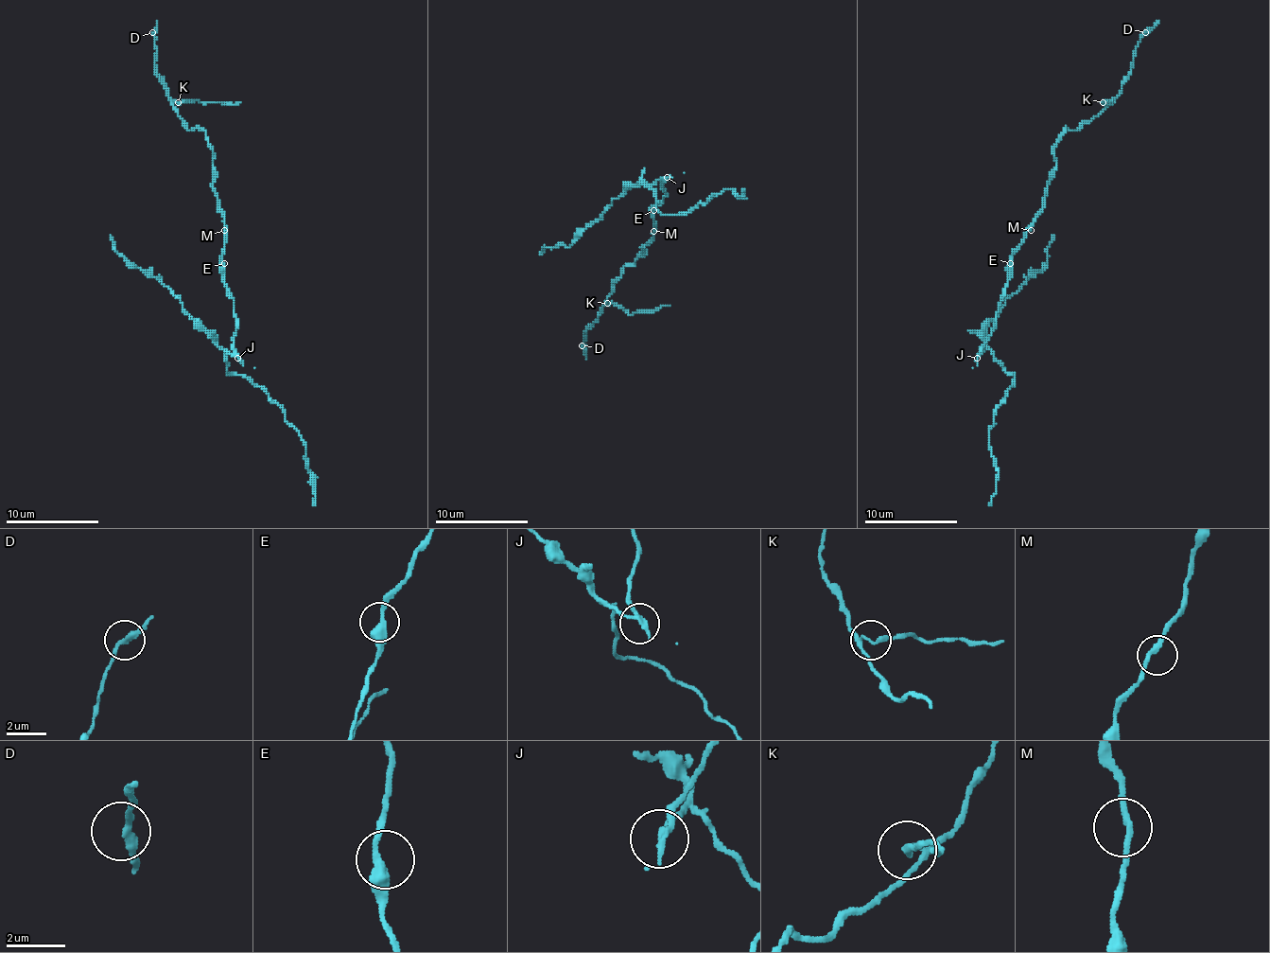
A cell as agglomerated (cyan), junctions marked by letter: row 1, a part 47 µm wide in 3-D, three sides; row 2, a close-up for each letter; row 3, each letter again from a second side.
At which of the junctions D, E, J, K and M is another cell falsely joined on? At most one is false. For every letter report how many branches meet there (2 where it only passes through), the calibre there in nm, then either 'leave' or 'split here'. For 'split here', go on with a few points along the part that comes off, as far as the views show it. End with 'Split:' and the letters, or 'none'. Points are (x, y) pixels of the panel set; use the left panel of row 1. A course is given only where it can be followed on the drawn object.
D: branches 2; calibre 240 nm; leave
E: branches 2; calibre 380 nm; leave
J: branches 2; calibre 200 nm; split here; course (238, 359), (222, 349), (227, 373), (245, 375), (257, 384), (283, 410), (299, 433), (305, 447), (313, 505)
K: branches 3; calibre 140 nm; leave
M: branches 2; calibre 200 nm; leave
Split: J

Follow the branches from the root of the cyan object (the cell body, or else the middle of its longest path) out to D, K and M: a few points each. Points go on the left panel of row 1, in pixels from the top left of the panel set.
D: (222, 268), (224, 214), (213, 186), (213, 147), (203, 131), (187, 128), (154, 70), (152, 32)
K: (222, 268), (224, 214), (217, 207), (213, 186), (213, 147), (203, 131), (187, 128), (178, 114), (178, 102)
M: (222, 268), (224, 230)

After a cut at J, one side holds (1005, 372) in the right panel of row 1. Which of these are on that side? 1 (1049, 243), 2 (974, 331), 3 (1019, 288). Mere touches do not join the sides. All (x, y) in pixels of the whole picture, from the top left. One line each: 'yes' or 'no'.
1: yes
2: yes
3: yes

